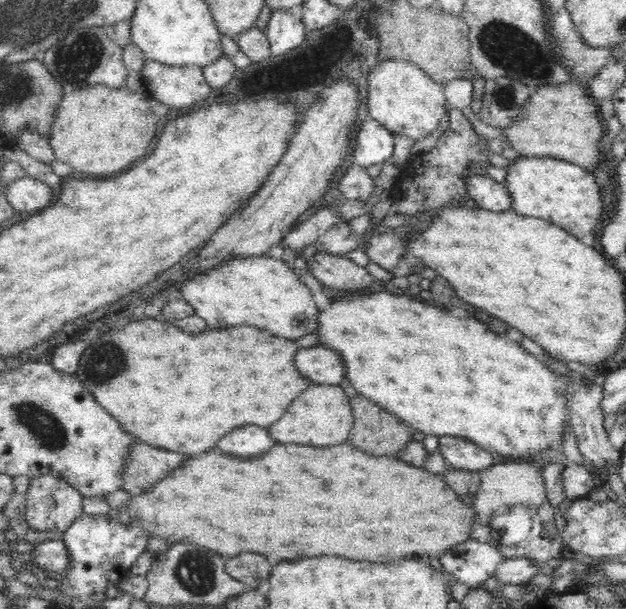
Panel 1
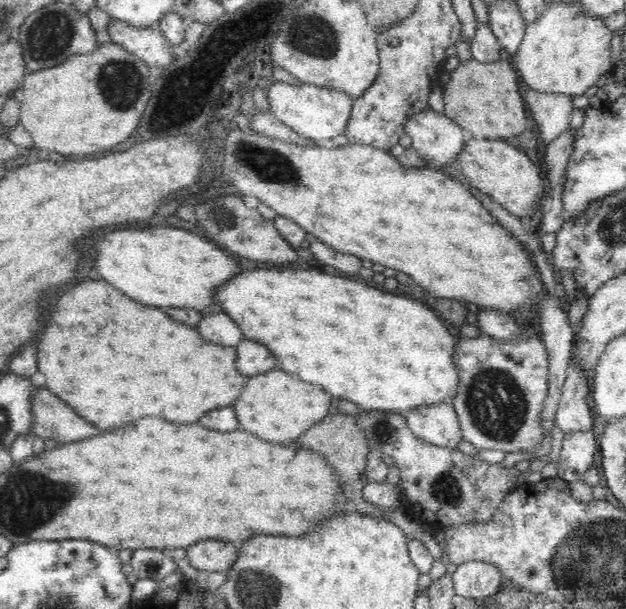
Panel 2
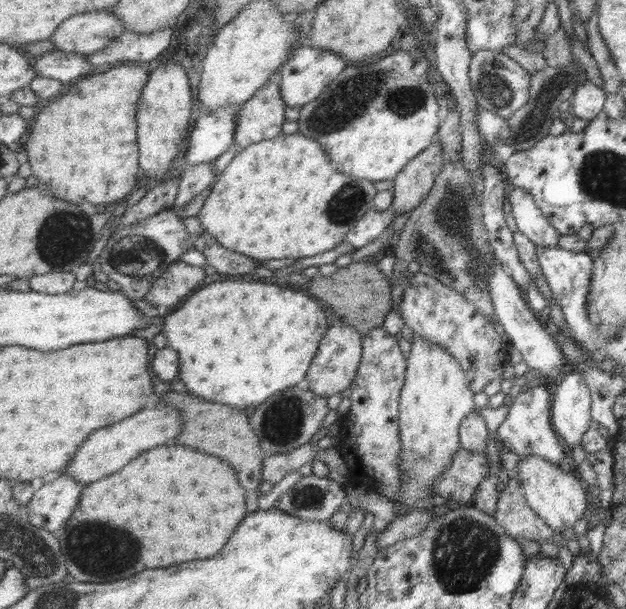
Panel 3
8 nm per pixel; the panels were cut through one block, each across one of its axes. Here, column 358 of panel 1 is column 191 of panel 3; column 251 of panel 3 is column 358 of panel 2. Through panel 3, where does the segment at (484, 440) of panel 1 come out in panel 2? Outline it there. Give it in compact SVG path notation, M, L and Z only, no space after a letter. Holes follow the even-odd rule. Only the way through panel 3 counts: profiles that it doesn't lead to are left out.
M312 268L304 269L283 269L276 270L248 270L238 274L238 278L232 278L232 282L228 282L226 286L222 286L222 290L218 290L217 302L221 305L223 313L232 318L232 321L238 325L243 337L247 340L254 340L268 347L274 357L278 359L278 369L284 373L297 375L300 380L310 382L311 384L322 387L326 393L334 398L344 398L354 402L360 411L386 412L407 416L410 411L437 405L440 403L453 404L455 396L460 394L460 372L458 372L457 364L454 356L456 356L456 348L458 348L457 336L452 336L448 332L446 324L424 304L418 304L416 300L410 298L400 298L400 296L392 296L392 294L384 294L376 288L370 288L362 282L354 282L342 276L330 276L330 274L318 274L320 270L312 270Z

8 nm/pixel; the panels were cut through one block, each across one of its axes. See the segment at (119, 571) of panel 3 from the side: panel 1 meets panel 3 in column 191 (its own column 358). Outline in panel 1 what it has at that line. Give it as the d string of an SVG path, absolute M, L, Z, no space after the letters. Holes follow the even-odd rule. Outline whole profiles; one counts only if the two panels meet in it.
M348 442L336 446L314 447L308 445L298 444L276 444L274 450L266 452L260 458L252 458L252 460L238 460L232 456L224 456L222 452L218 452L216 448L206 452L206 454L194 455L188 462L184 462L180 470L170 473L165 476L161 481L158 481L149 491L139 495L133 495L131 501L124 507L139 518L145 530L149 530L152 537L159 536L169 542L193 542L204 546L212 552L222 554L227 558L236 556L241 552L258 552L268 558L268 562L274 566L282 560L296 560L300 556L344 556L350 560L368 560L368 562L394 562L394 560L402 560L402 558L440 558L442 554L446 554L452 546L462 544L466 540L472 540L471 534L473 533L472 524L475 525L476 517L474 516L474 508L466 506L454 490L448 488L448 484L442 480L442 476L438 474L430 474L424 468L416 468L416 466L408 466L406 462L400 462L396 458L384 458L378 456L374 458L373 455L368 455L365 451L358 449L356 446ZM368 456L370 456L370 500L368 500Z

